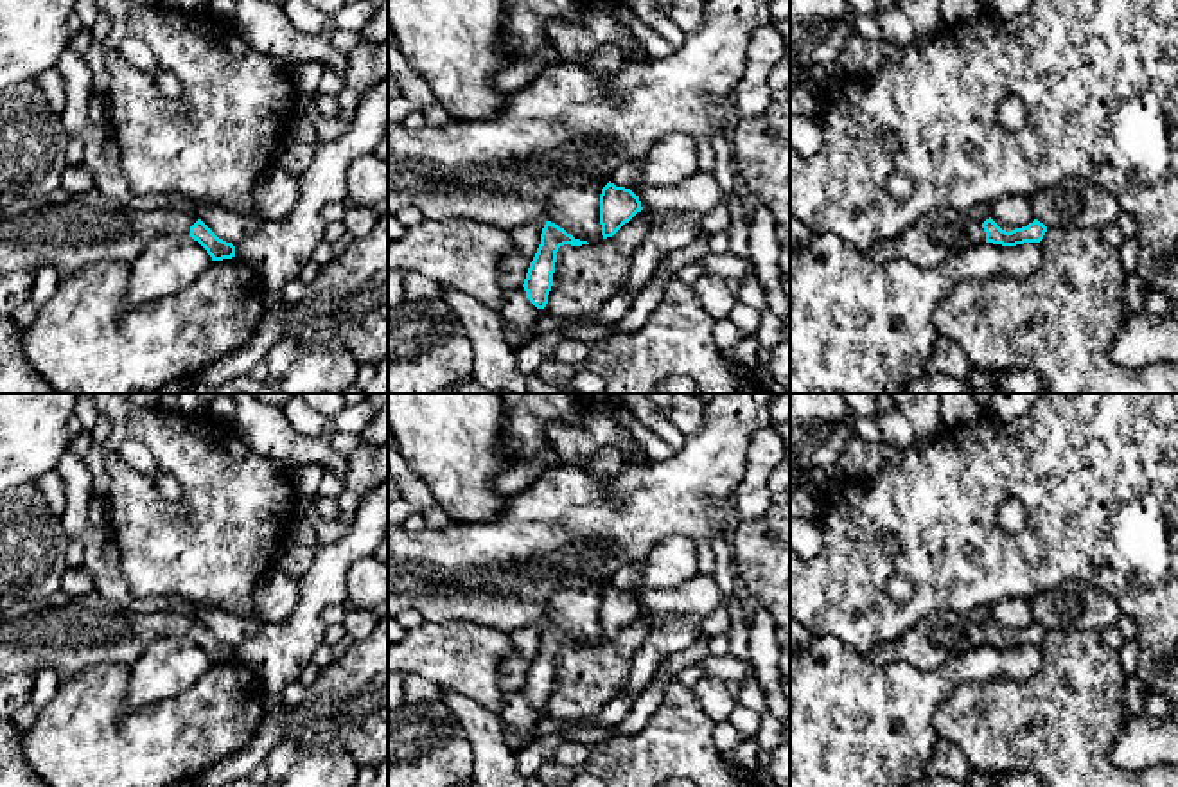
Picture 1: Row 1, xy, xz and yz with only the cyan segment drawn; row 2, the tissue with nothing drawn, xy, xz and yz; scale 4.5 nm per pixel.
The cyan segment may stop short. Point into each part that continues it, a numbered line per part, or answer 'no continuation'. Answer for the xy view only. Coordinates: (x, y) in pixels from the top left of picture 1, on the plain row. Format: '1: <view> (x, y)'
1: xy (67, 633)

